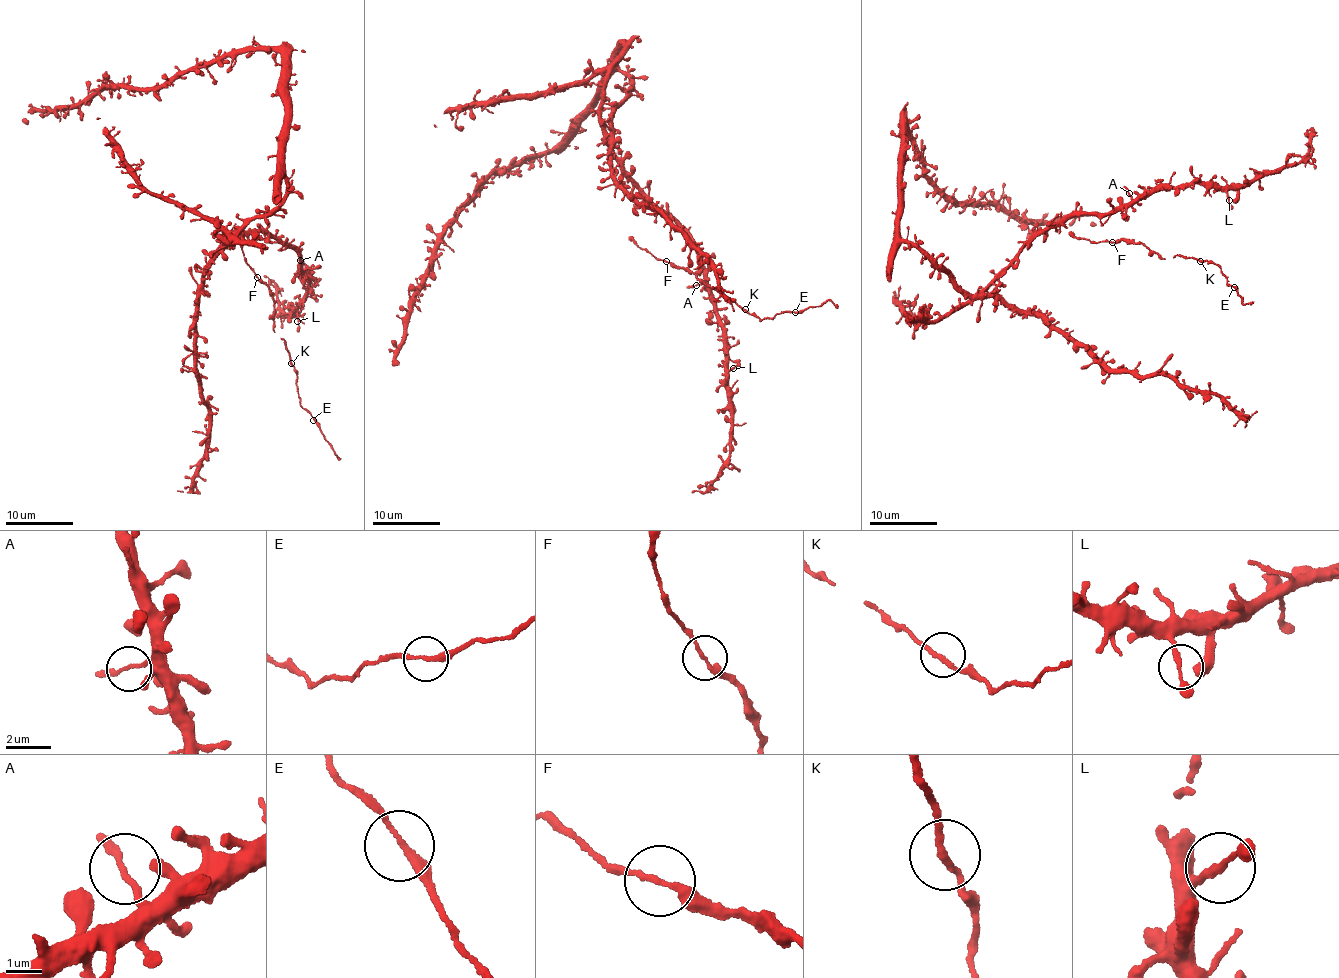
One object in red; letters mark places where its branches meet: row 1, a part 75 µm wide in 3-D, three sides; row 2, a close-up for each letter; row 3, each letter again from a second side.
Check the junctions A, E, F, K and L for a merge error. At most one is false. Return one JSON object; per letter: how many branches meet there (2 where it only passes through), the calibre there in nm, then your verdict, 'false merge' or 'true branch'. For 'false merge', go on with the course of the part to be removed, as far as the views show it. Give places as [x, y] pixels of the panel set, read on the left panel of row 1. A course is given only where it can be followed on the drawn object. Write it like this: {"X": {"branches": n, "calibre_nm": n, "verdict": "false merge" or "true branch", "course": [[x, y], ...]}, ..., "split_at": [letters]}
{"A": {"branches": 2, "calibre_nm": 150, "verdict": "true branch"}, "E": {"branches": 2, "calibre_nm": 220, "verdict": "true branch"}, "F": {"branches": 2, "calibre_nm": 180, "verdict": "true branch"}, "K": {"branches": 2, "calibre_nm": 190, "verdict": "true branch"}, "L": {"branches": 2, "calibre_nm": 170, "verdict": "true branch"}, "split_at": []}

